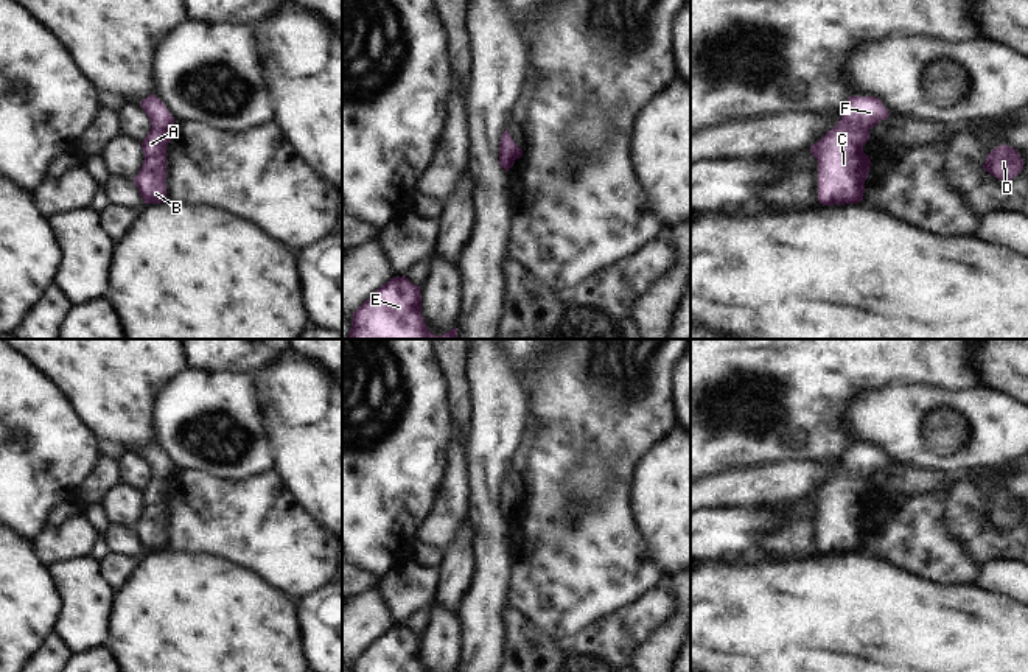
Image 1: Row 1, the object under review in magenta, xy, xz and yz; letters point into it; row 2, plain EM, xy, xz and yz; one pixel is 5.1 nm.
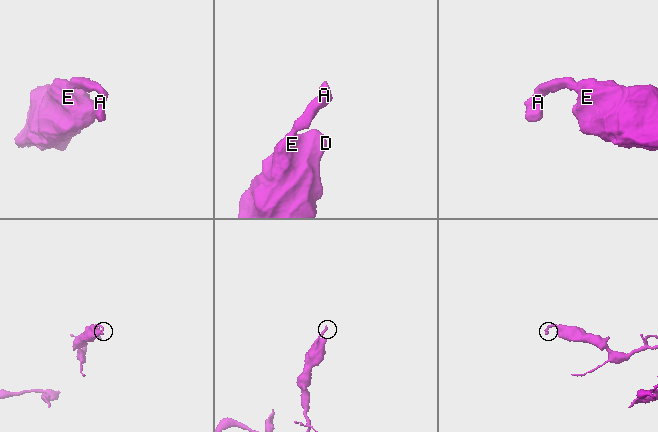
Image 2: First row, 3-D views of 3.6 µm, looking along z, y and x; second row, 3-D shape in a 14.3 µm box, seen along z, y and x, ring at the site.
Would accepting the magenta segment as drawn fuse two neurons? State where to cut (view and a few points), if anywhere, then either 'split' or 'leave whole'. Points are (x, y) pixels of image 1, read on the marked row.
no cut; leave whole

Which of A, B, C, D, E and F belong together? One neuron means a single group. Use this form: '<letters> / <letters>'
A B C D E F

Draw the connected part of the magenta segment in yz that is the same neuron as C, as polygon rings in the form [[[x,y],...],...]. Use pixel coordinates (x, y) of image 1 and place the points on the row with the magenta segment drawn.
[[[849,96],[841,120],[810,146],[818,160],[818,201],[823,205],[863,201],[871,159],[863,152],[869,131],[890,117],[876,96]]]

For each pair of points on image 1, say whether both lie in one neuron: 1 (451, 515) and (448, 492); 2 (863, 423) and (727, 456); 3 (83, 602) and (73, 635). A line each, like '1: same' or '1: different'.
1: same
2: different
3: same

